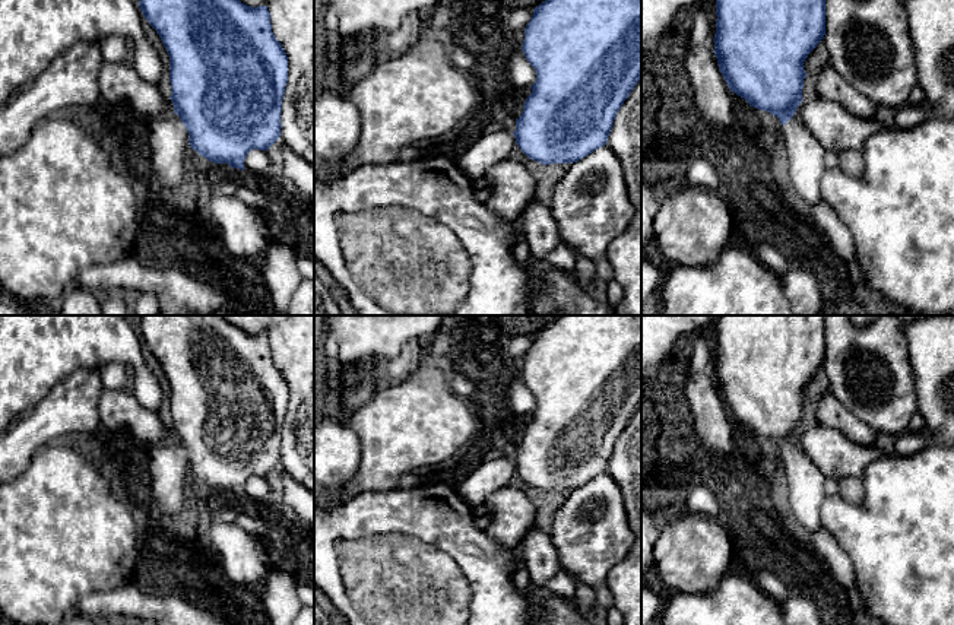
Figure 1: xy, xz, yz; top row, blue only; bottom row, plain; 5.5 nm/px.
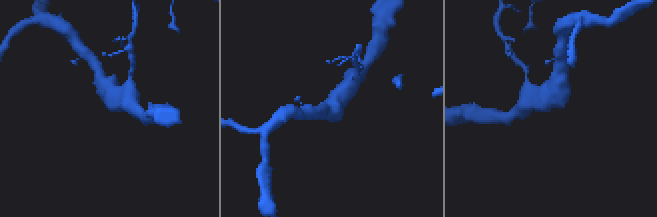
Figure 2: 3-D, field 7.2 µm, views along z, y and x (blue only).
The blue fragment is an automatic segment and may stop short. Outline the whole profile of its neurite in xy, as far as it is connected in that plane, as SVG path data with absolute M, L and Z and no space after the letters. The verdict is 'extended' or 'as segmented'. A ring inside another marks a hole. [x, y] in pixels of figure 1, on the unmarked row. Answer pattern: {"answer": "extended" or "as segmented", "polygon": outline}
{"answer": "extended", "polygon": "M140 315L137 331L169 384L174 441L148 454L153 502L165 514L180 514L190 476L244 498L247 480L267 478L282 454L288 384L272 359L267 333L247 333L222 315Z"}

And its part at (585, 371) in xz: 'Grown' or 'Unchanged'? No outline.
Grown

